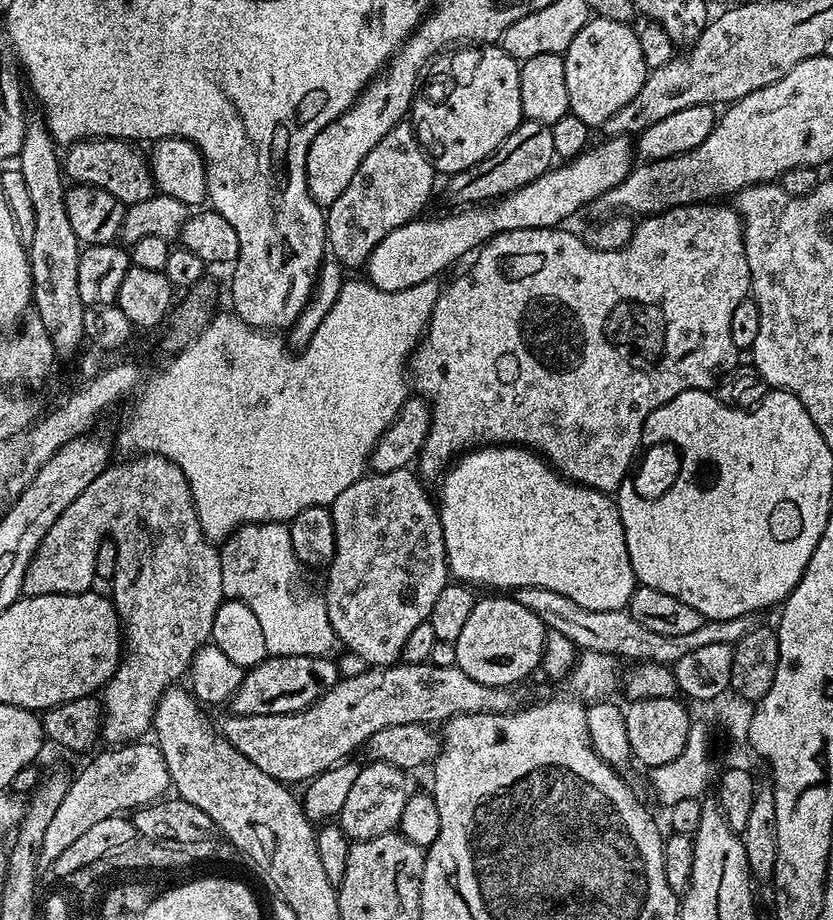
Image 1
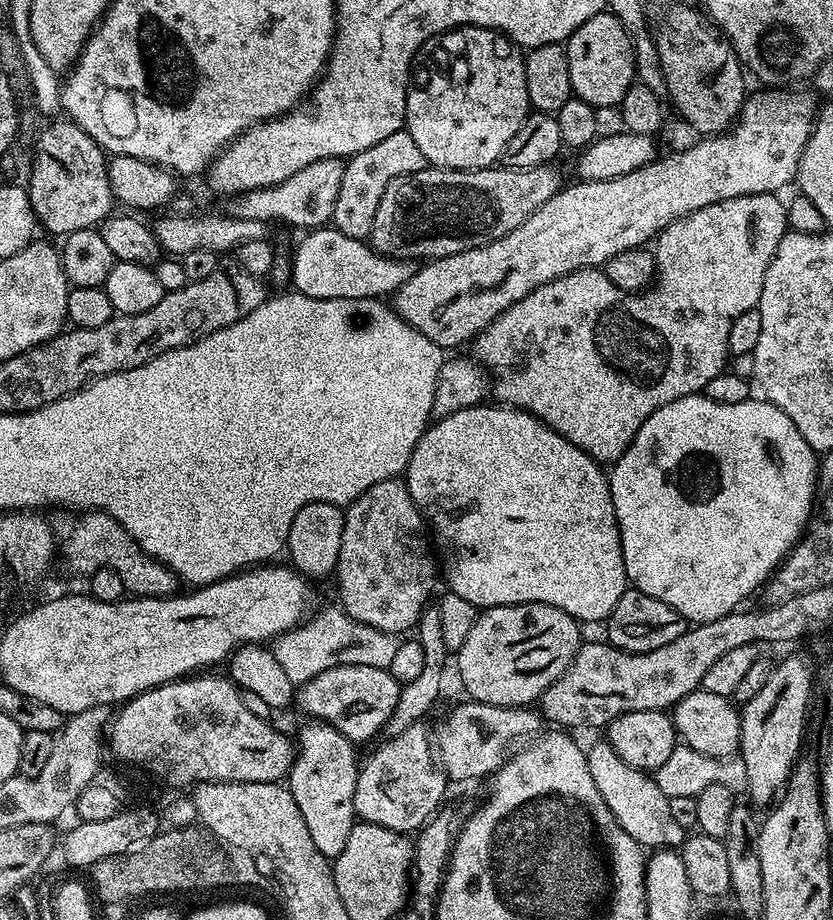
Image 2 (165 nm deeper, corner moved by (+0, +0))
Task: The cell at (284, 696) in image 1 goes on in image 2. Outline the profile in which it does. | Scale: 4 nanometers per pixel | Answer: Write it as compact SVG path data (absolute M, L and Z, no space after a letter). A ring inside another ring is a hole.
M334 666L330 670L322 670L310 682L299 685L298 705L302 711L316 722L332 724L334 730L338 730L352 741L353 744L363 745L363 740L372 740L383 733L390 714L394 714L394 706L398 706L400 689L402 685L389 674L386 668L378 666Z

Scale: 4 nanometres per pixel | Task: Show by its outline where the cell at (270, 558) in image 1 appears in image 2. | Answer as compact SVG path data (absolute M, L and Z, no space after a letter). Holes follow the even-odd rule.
M339 606L319 612L309 615L303 624L283 632L270 644L274 658L295 686L310 682L322 674L322 670L330 670L334 666L378 666L387 669L390 662L394 662L400 640L393 633L374 630L374 626L366 626L366 622L350 618Z

